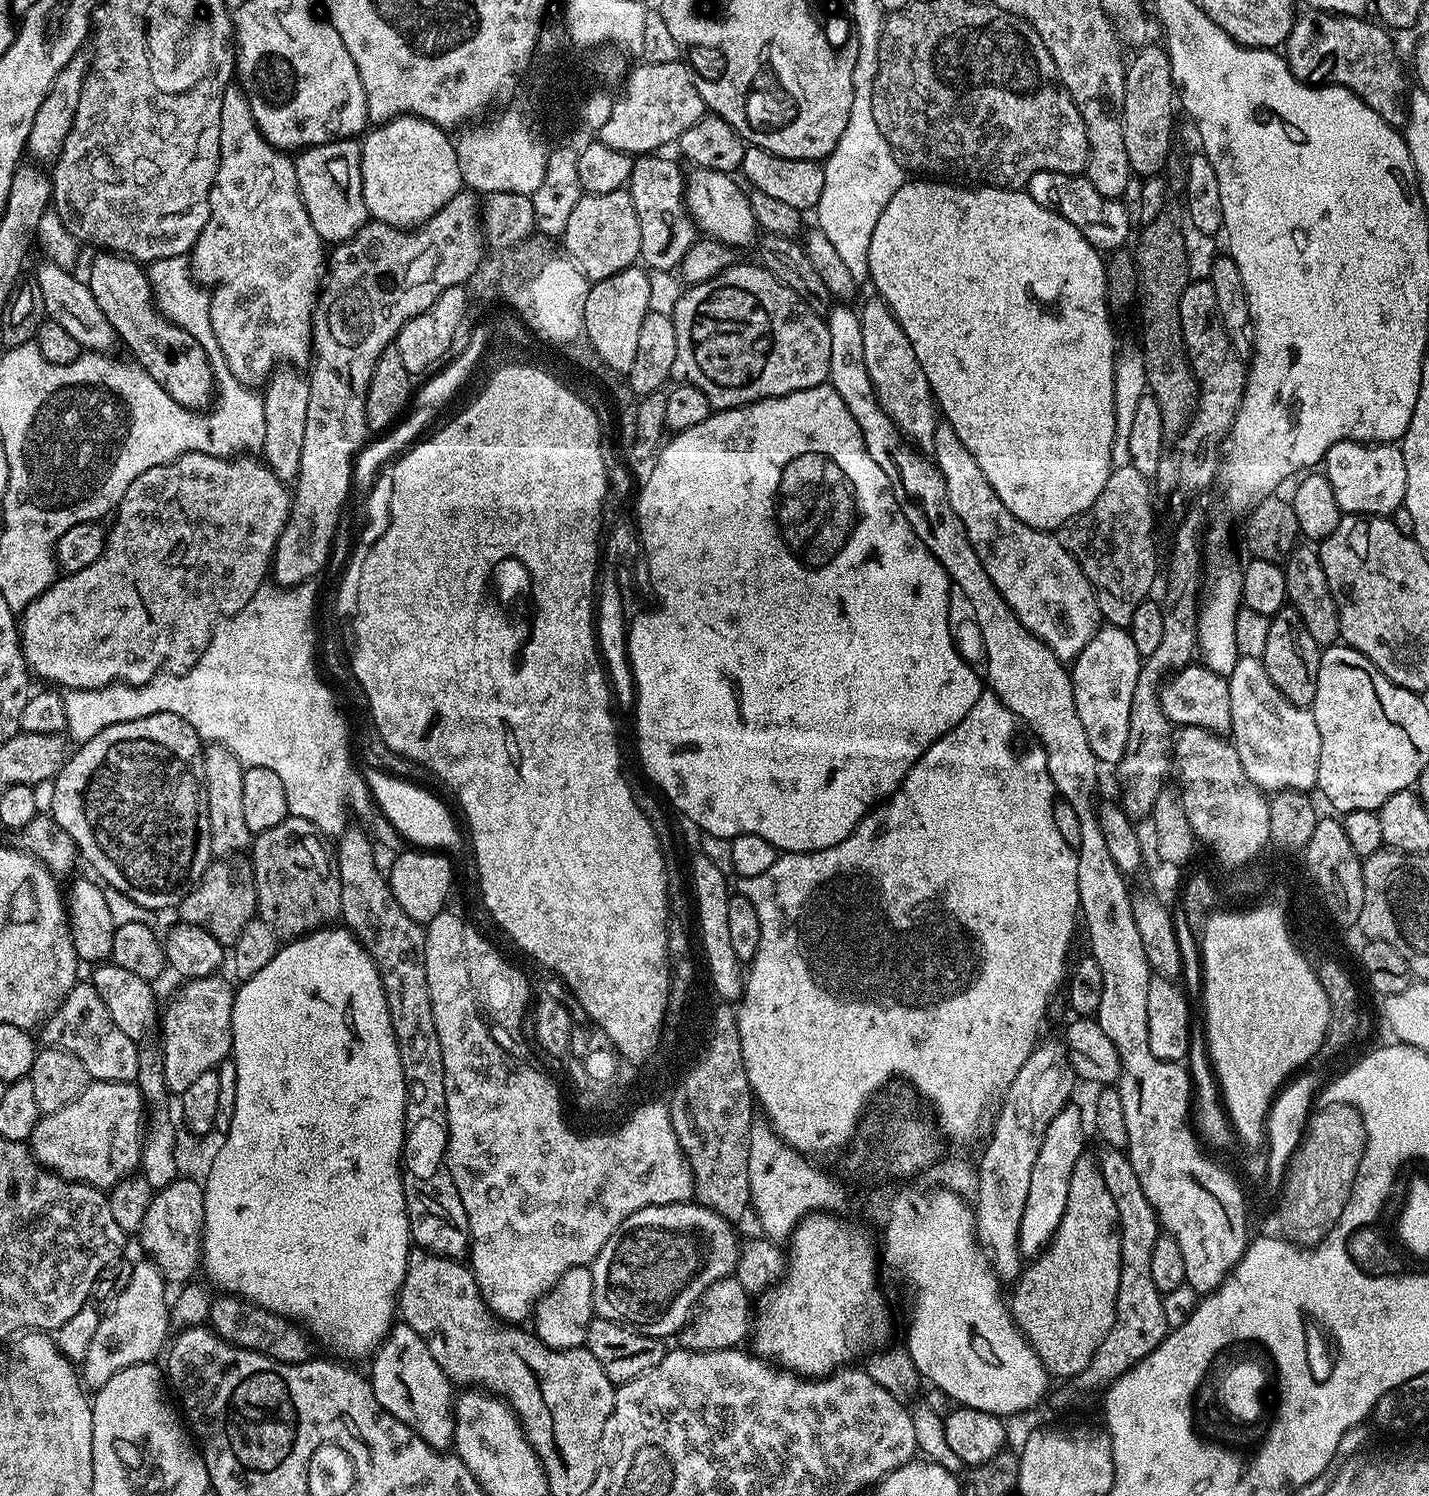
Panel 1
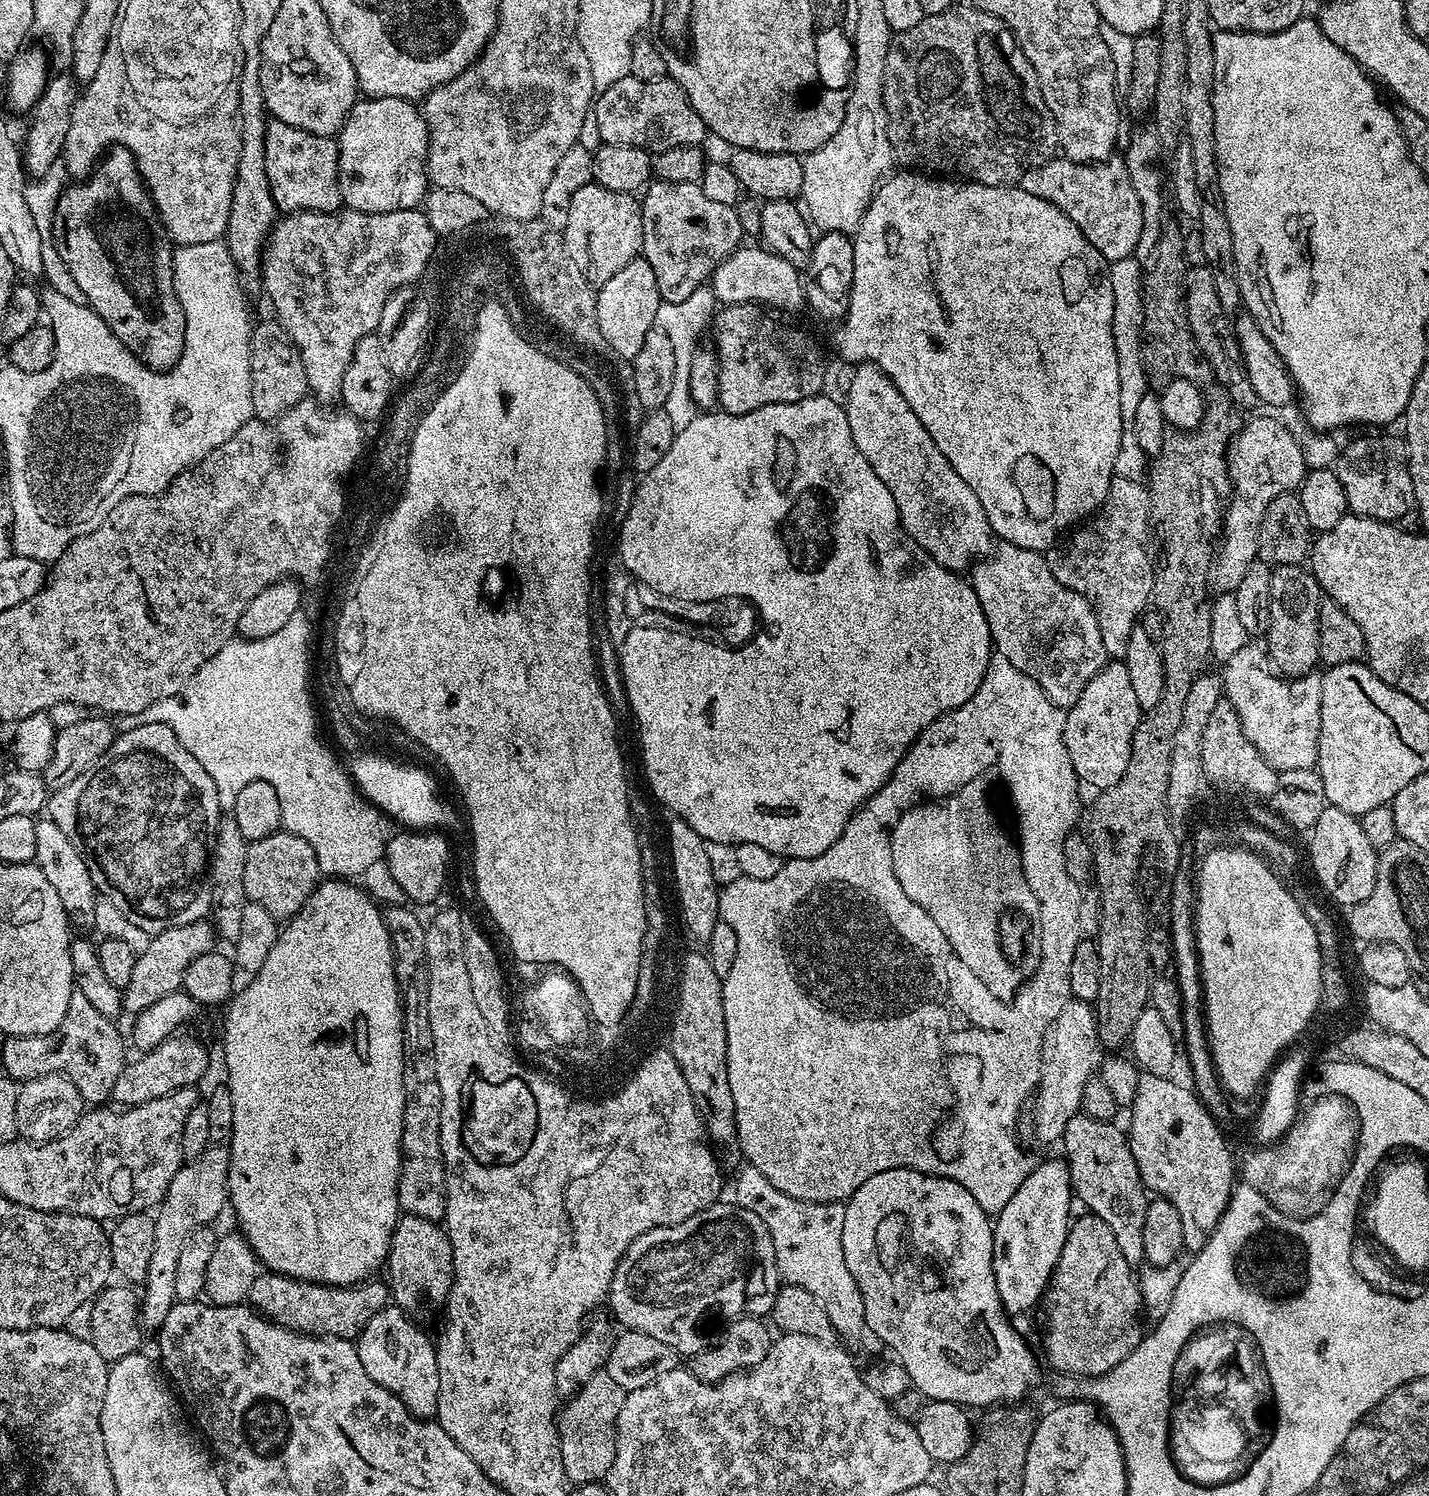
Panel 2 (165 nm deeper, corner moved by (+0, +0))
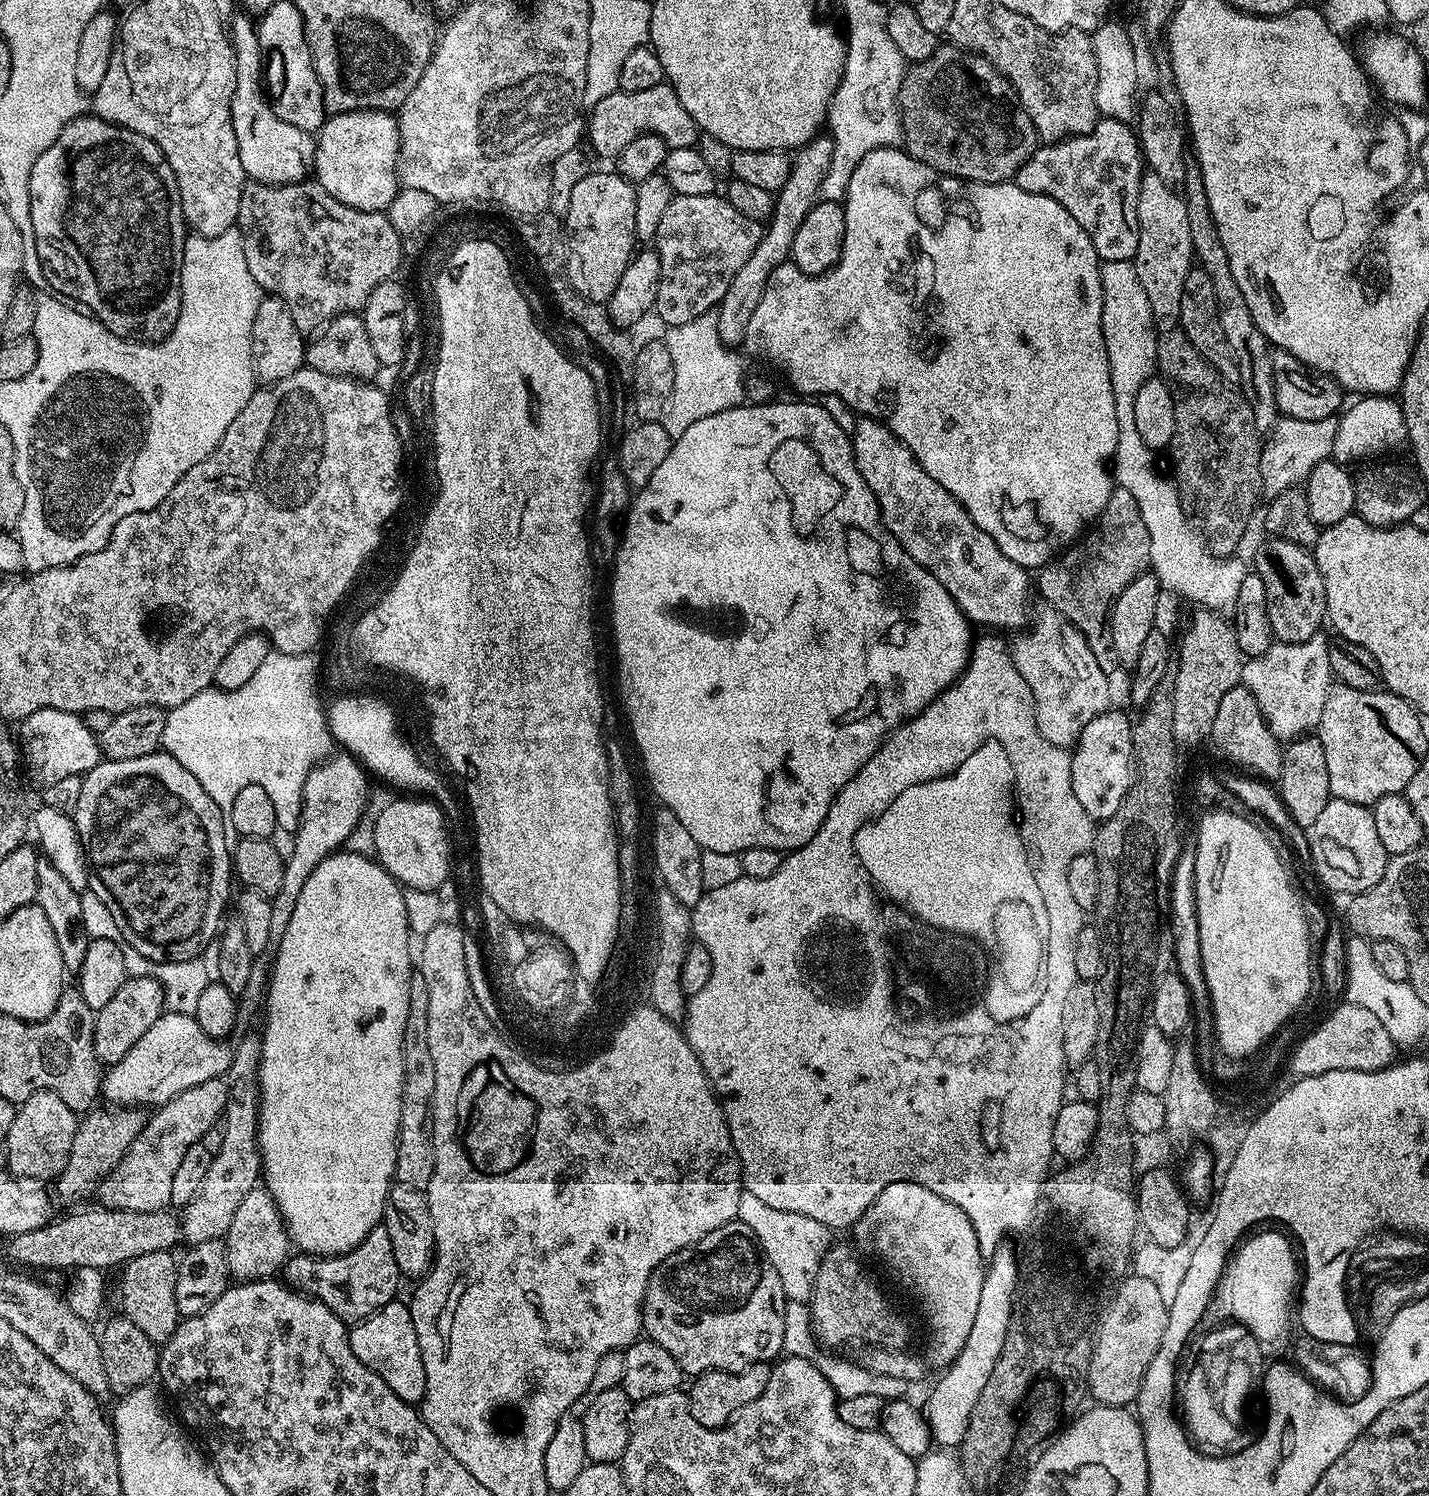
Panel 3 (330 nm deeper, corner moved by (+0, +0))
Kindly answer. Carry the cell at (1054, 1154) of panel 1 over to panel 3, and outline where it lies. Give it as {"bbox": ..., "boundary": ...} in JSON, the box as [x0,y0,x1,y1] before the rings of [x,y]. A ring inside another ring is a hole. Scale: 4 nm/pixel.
{"bbox":[926,1246,1020,1450],"boundary":[[[1001,1246],[987,1261],[982,1282],[982,1295],[978,1297],[978,1310],[974,1314],[974,1326],[962,1346],[962,1350],[956,1355],[955,1360],[943,1369],[944,1377],[932,1388],[928,1396],[928,1408],[926,1407],[926,1419],[928,1429],[932,1431],[932,1439],[941,1449],[956,1450],[964,1441],[964,1435],[968,1429],[968,1419],[974,1410],[974,1402],[978,1402],[978,1394],[986,1386],[990,1373],[994,1371],[994,1362],[998,1362],[998,1354],[1002,1354],[1002,1346],[1006,1346],[1006,1334],[1012,1317],[1012,1301],[1020,1282],[1020,1270],[1018,1256],[1011,1252],[1008,1246]]]}

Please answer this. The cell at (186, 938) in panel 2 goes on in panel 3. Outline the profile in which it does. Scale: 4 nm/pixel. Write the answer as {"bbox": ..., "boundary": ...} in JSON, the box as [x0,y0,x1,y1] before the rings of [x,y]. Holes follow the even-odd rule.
{"bbox":[94,975,165,1066],"boundary":[[[150,975],[133,976],[125,980],[122,986],[118,986],[118,994],[114,994],[114,998],[110,998],[110,1002],[106,1002],[106,1006],[102,1006],[96,1012],[94,1042],[96,1056],[101,1063],[111,1066],[120,1061],[126,1051],[138,1042],[138,1038],[165,1013],[165,989],[160,988],[156,979],[155,975]]]}

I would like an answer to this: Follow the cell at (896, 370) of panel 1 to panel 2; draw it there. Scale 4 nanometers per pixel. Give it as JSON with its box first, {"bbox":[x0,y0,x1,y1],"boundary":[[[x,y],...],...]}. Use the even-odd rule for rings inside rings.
{"bbox":[843,362,994,574],"boundary":[[[865,362],[851,371],[848,400],[843,401],[850,434],[862,458],[870,462],[870,470],[874,470],[886,490],[890,490],[894,506],[898,506],[900,527],[934,562],[957,574],[967,573],[994,547],[994,533],[986,510],[982,510],[982,502],[978,502],[978,494],[958,478],[958,470],[954,470],[946,454],[934,446],[934,438],[930,438],[926,426],[918,422],[918,414],[910,410],[898,386],[894,386],[878,365]]]}

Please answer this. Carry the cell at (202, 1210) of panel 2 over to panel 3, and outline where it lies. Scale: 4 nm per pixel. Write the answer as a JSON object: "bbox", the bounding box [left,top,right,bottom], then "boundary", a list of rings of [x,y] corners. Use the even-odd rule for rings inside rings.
{"bbox":[179,1031,262,1245],"boundary":[[[245,1031],[240,1045],[237,1043],[232,1050],[232,1061],[226,1073],[228,1085],[228,1097],[222,1123],[224,1133],[222,1134],[222,1146],[213,1152],[210,1170],[206,1170],[206,1178],[202,1178],[202,1186],[198,1194],[190,1203],[183,1205],[182,1215],[179,1217],[182,1240],[185,1245],[201,1244],[211,1240],[219,1240],[230,1230],[230,1222],[234,1222],[234,1214],[241,1204],[242,1198],[250,1194],[252,1188],[257,1187],[262,1176],[262,1165],[260,1162],[260,1143],[258,1142],[258,1118],[260,1117],[260,1055],[262,1054],[262,1036],[259,1031]]]}

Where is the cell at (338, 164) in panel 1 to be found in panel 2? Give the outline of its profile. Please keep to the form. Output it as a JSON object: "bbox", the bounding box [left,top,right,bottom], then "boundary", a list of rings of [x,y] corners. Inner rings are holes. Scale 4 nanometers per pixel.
{"bbox":[266,119,344,213],"boundary":[[[269,119],[266,123],[266,176],[281,213],[339,212],[344,199],[340,185],[340,145],[331,136],[315,136],[306,130]]]}

